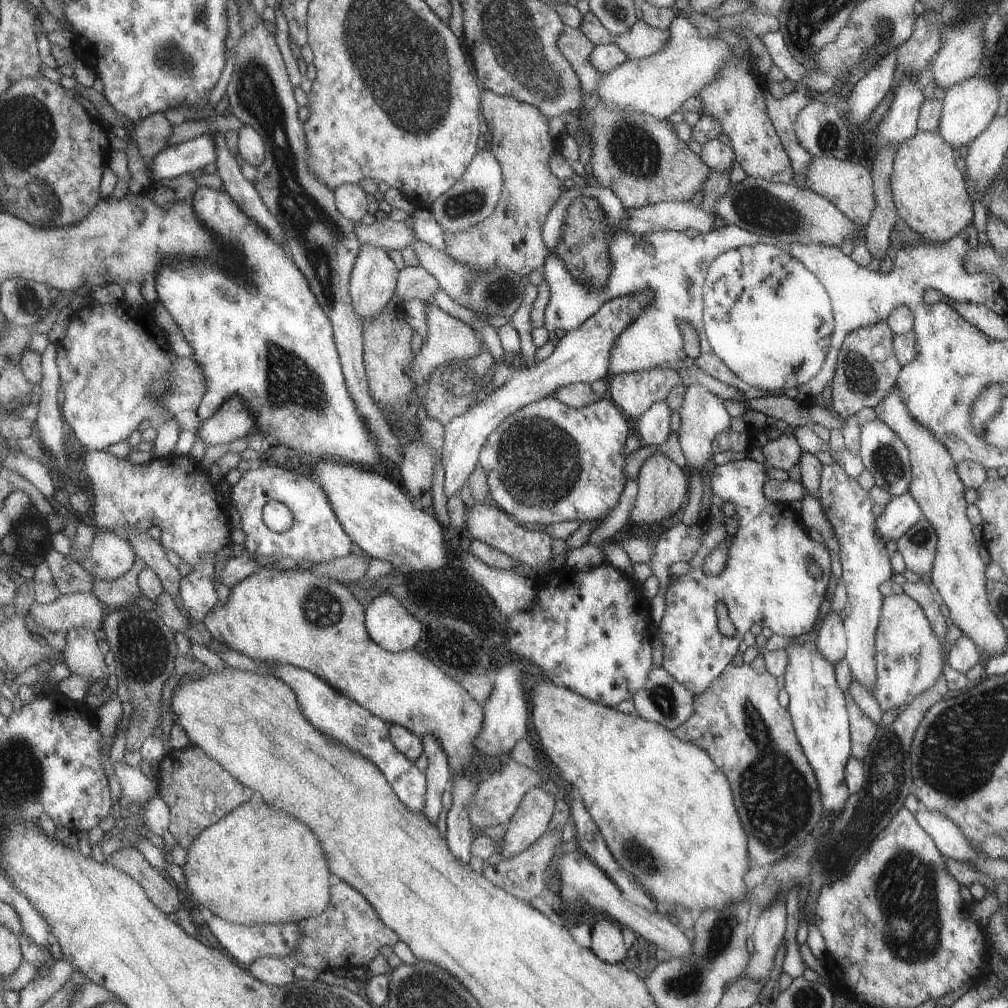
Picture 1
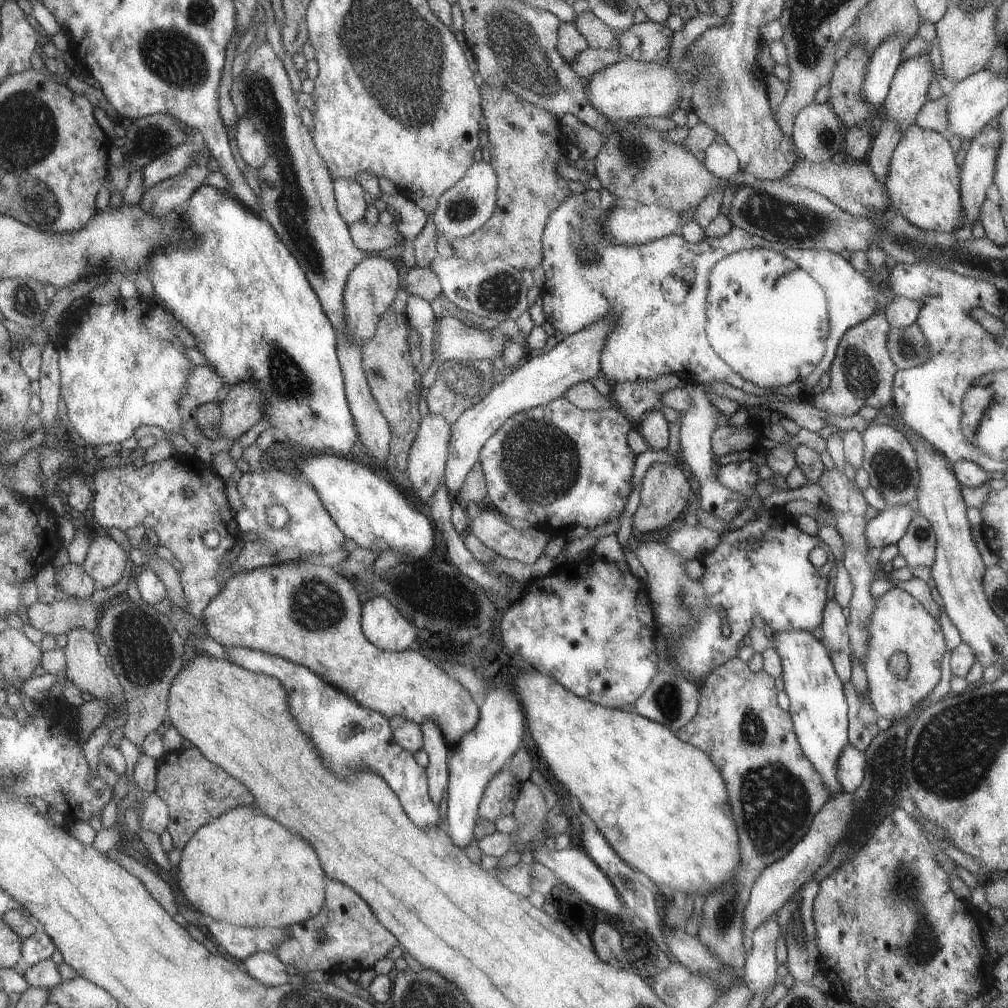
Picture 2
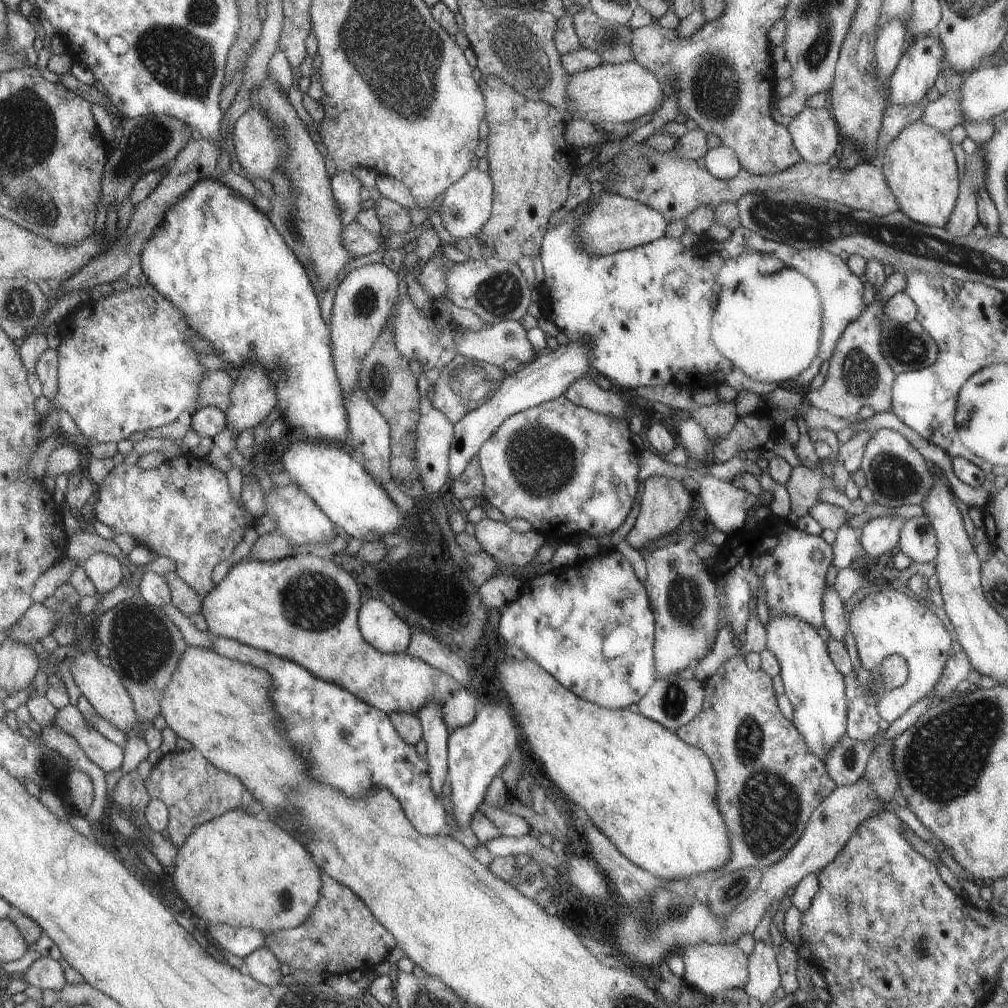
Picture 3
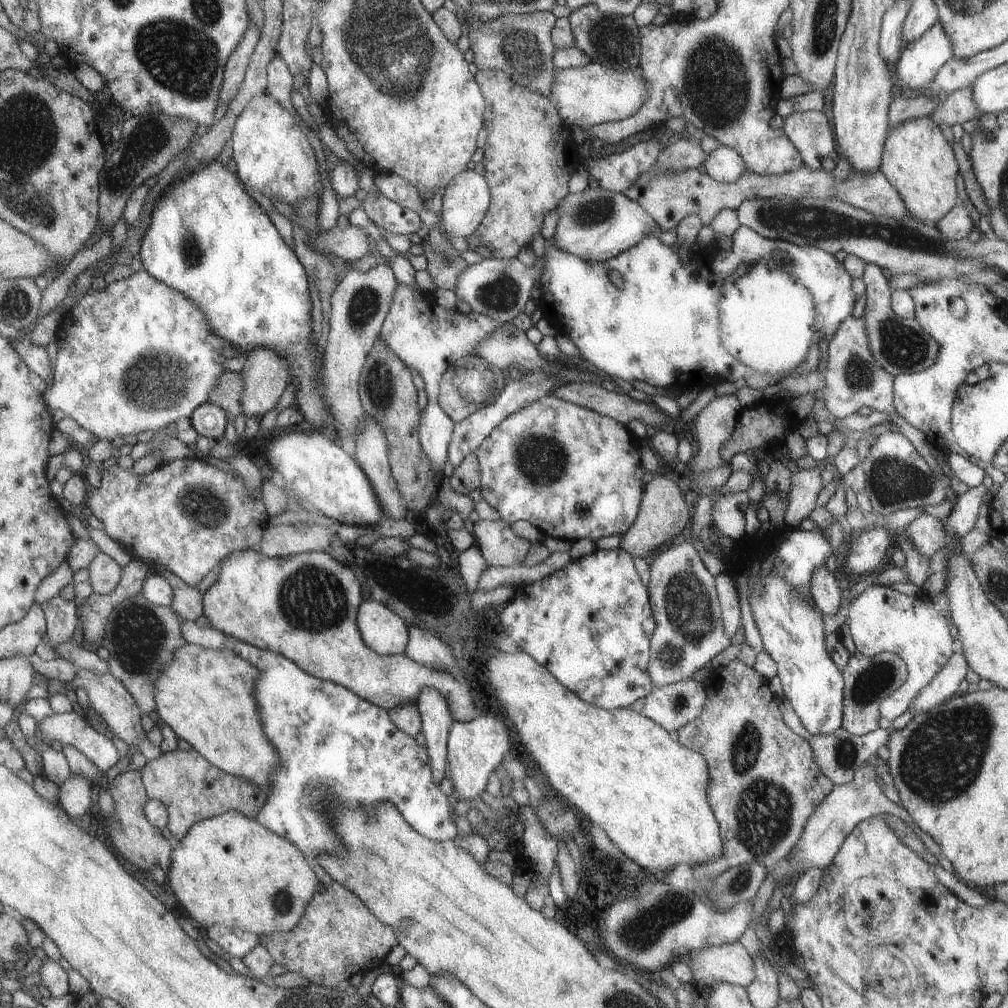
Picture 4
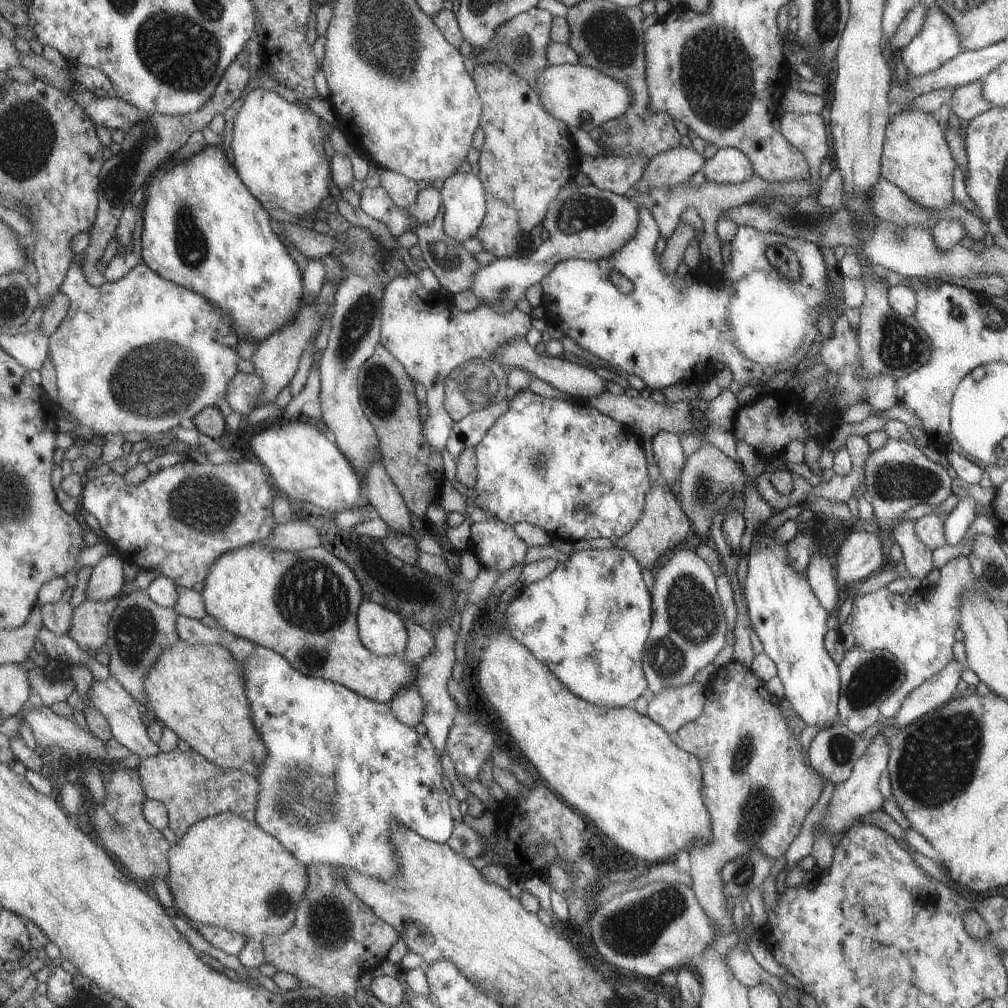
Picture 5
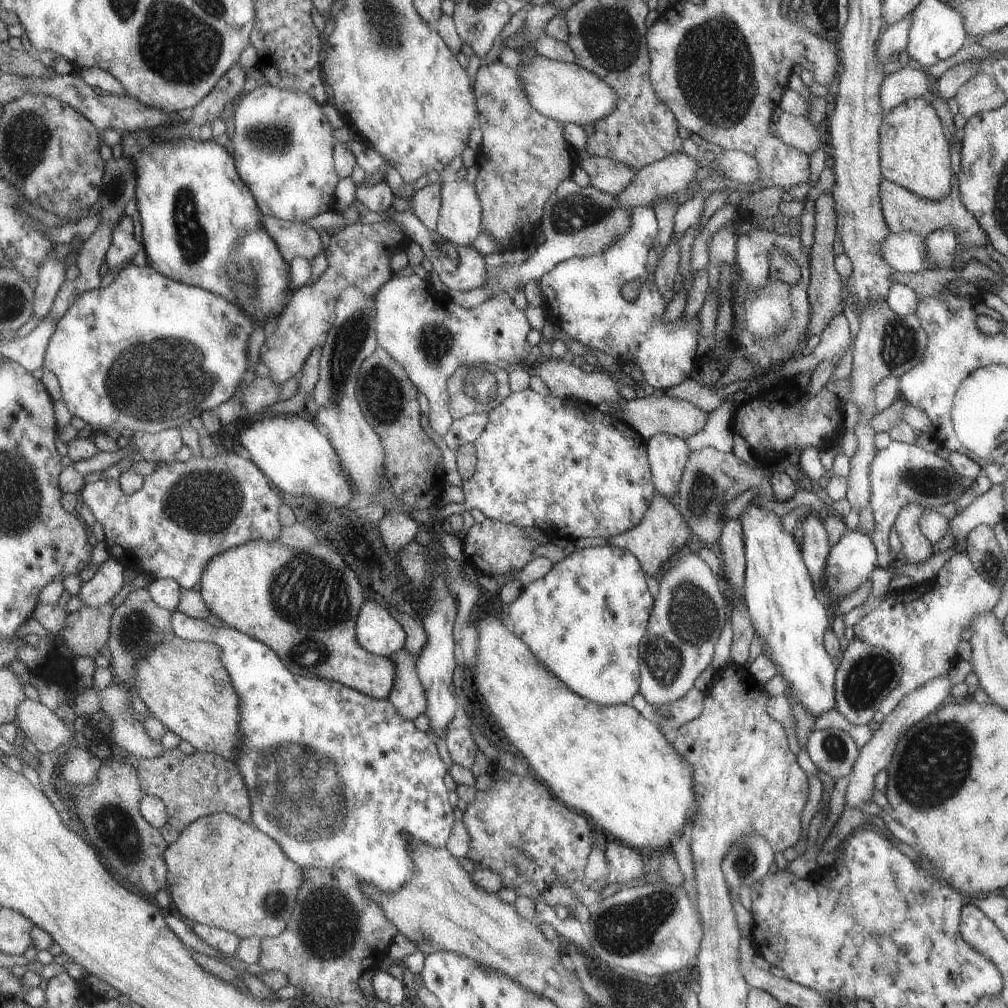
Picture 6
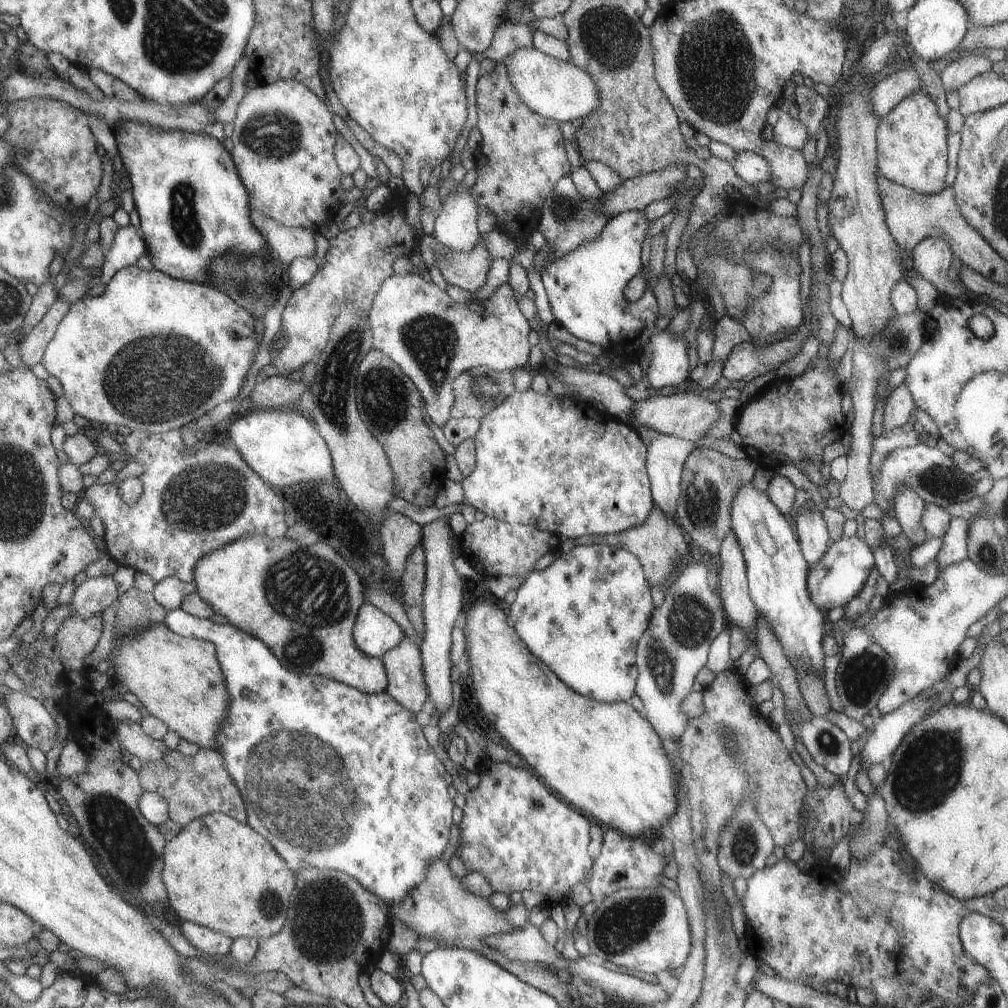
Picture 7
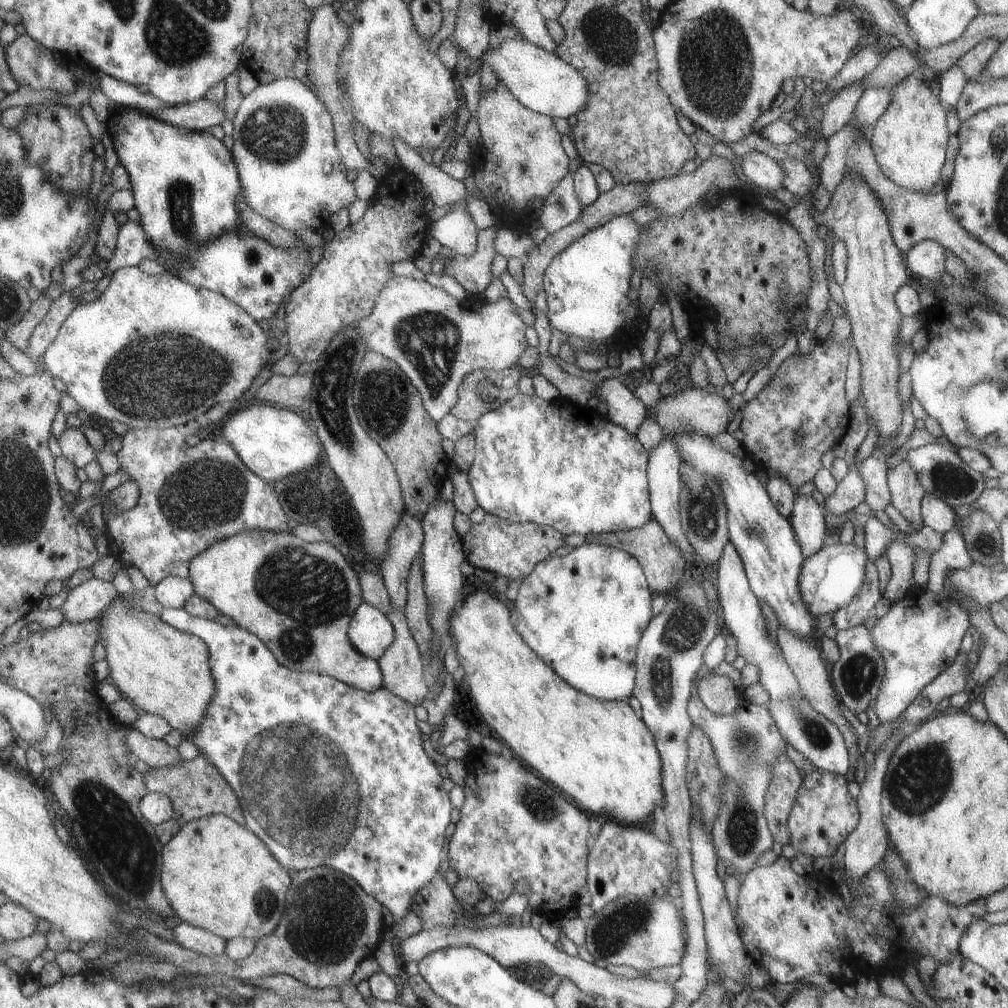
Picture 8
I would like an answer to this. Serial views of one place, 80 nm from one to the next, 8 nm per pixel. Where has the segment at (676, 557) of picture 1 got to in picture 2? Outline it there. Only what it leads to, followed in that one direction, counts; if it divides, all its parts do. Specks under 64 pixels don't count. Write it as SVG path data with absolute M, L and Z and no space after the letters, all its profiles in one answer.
M684 525L665 540L670 551L679 553L685 560L695 558L695 552L710 551L719 541L720 534L700 526Z

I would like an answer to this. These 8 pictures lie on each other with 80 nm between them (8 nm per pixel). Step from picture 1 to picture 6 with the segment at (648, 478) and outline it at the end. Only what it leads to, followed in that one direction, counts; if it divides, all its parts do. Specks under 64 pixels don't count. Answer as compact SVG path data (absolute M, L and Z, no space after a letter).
M657 492L652 497L644 519L629 531L607 539L607 544L631 552L640 562L645 574L654 577L655 574L662 572L663 563L670 563L682 549L685 549L690 531L688 522L684 520L683 514L676 508L674 501Z

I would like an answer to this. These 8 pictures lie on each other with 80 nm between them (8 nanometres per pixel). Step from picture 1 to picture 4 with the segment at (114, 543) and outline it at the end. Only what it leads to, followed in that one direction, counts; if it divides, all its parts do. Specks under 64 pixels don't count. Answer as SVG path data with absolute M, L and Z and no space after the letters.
M102 551L93 559L88 569L94 592L100 595L110 595L121 584L124 576L121 564Z

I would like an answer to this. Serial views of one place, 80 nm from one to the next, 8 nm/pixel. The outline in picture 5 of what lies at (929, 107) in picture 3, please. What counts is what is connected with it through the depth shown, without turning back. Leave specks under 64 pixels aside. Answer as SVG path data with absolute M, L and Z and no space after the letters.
M977 79L955 87L944 110L952 110L959 120L969 122L974 116L991 107L992 104L982 97L982 79Z

